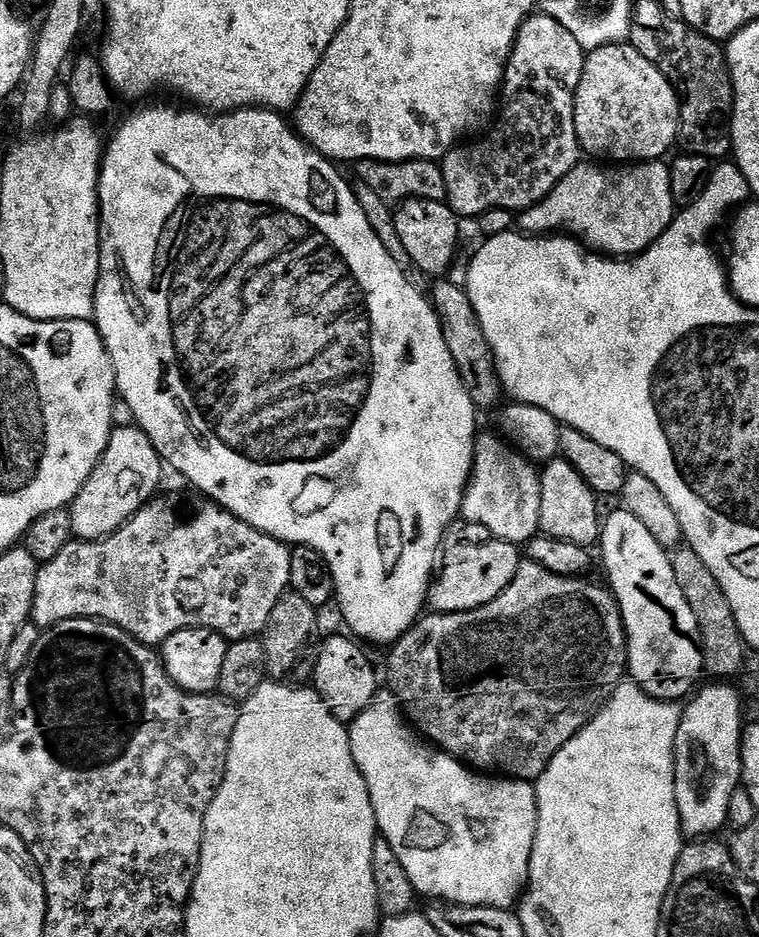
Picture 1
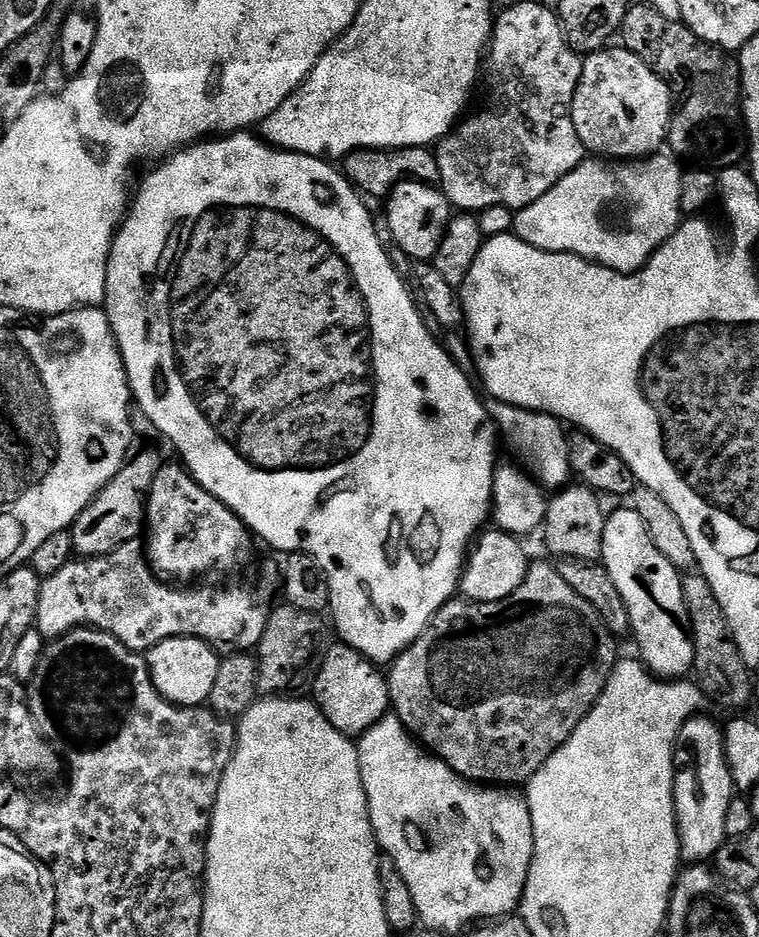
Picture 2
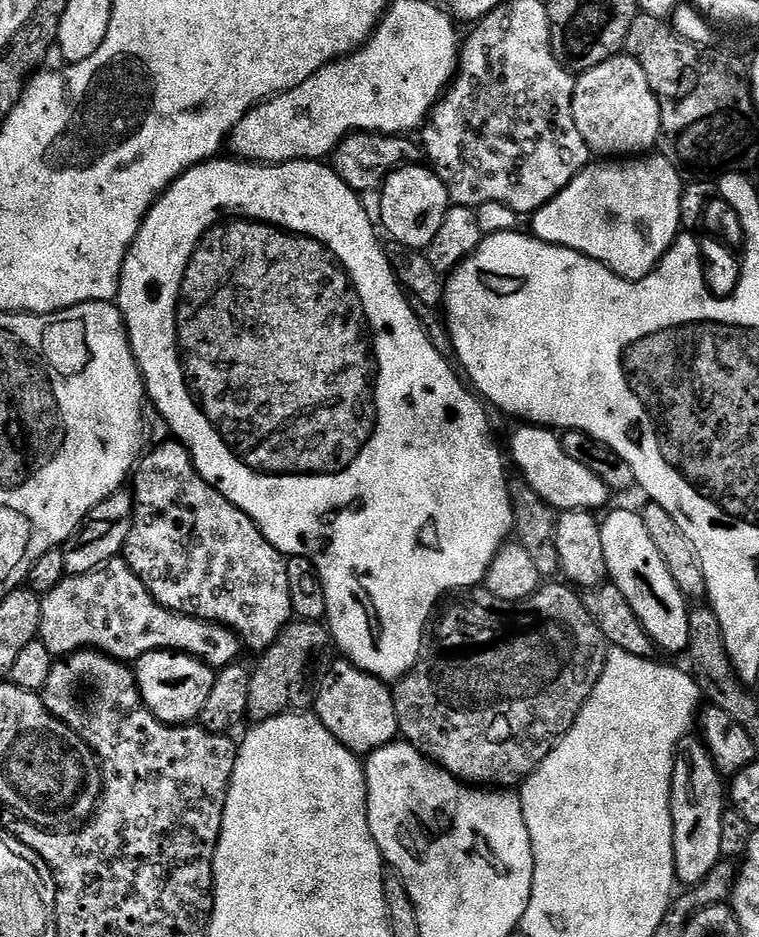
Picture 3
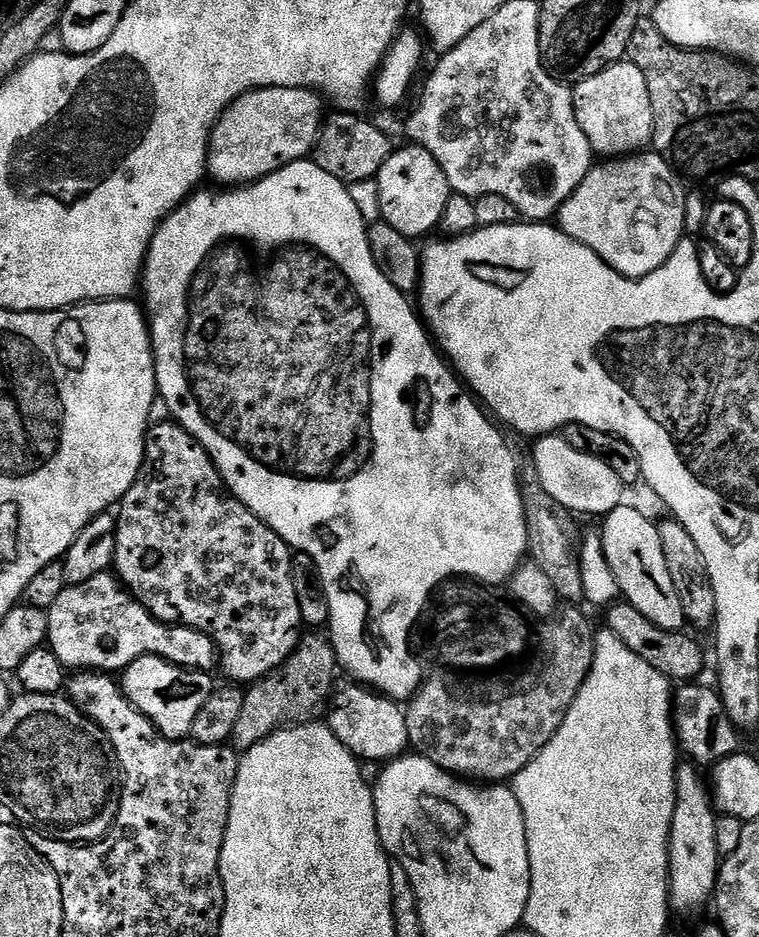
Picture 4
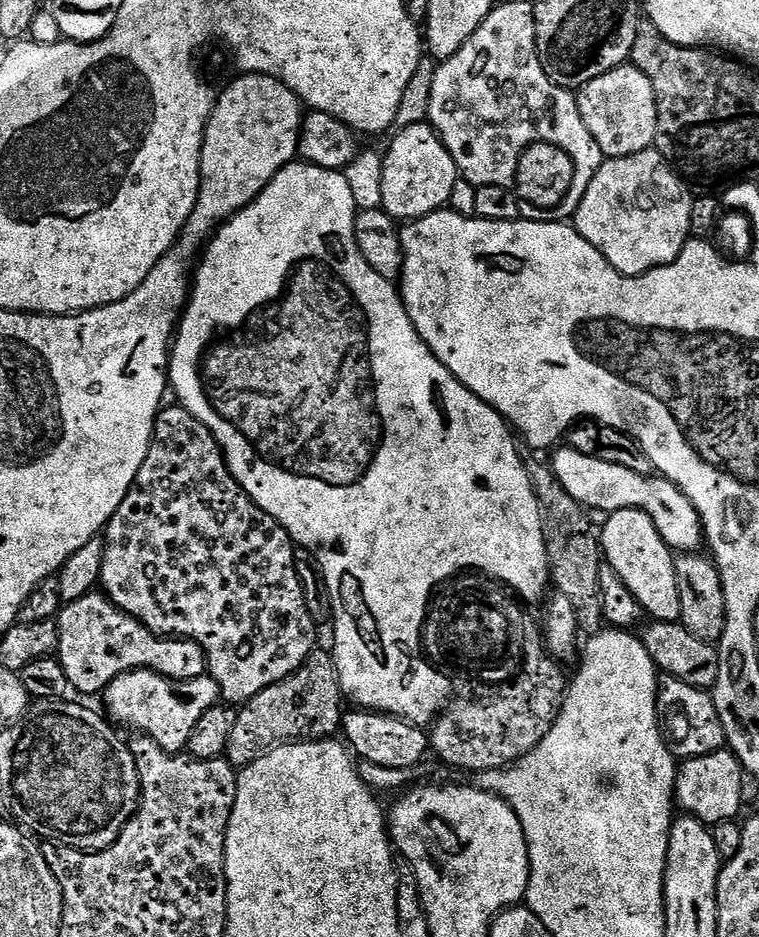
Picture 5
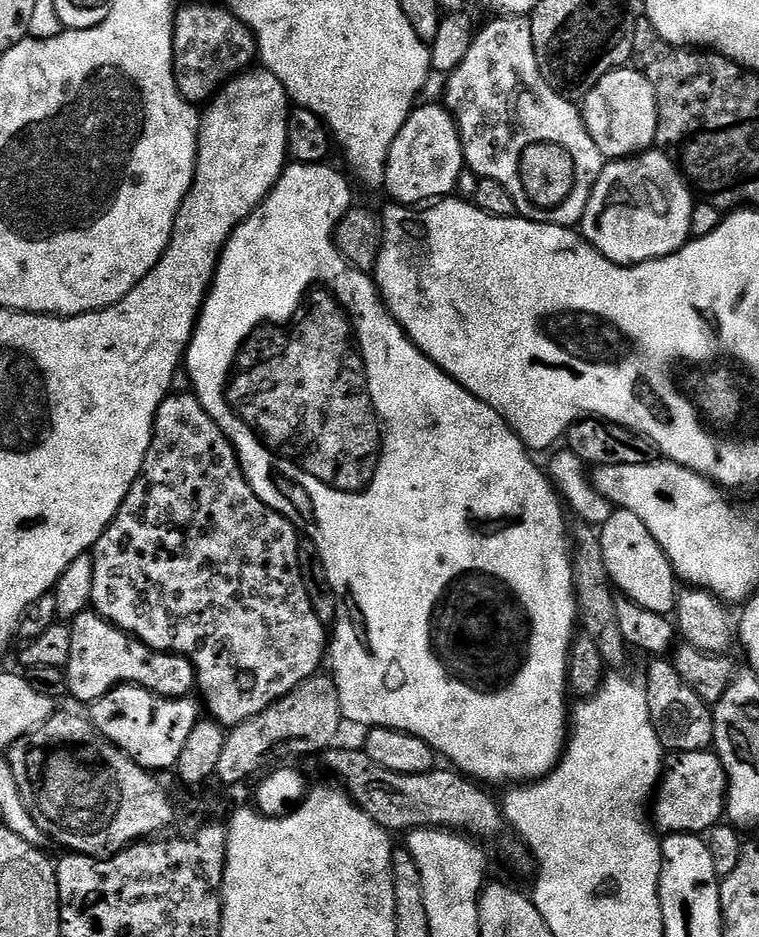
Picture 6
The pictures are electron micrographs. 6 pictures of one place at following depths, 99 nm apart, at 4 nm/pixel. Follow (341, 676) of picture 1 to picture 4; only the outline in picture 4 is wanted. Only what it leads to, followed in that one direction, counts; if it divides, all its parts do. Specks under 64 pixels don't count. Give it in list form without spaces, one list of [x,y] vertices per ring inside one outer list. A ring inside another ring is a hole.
[[[352,678],[337,679],[326,713],[328,728],[361,761],[391,762],[409,751],[408,727],[404,708],[385,696]]]

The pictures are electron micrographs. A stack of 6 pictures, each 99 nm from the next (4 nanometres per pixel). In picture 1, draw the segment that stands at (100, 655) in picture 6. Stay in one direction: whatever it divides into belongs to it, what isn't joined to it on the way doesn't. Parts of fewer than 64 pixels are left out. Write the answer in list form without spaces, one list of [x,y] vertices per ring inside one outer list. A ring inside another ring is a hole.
[[[200,498],[200,501],[193,506],[192,512],[187,512],[176,500],[160,499],[149,500],[142,506],[142,510],[138,510],[138,514],[134,514],[134,518],[126,521],[114,534],[110,534],[101,540],[73,538],[69,544],[62,546],[58,558],[43,561],[40,564],[40,573],[34,586],[31,623],[36,624],[43,630],[67,620],[105,620],[107,624],[113,624],[122,630],[126,630],[126,634],[130,634],[138,642],[149,646],[163,645],[164,641],[169,640],[174,634],[178,634],[178,630],[186,630],[187,628],[209,628],[218,634],[222,634],[225,640],[229,642],[259,637],[270,622],[270,614],[274,614],[274,606],[278,606],[280,599],[289,591],[292,548],[282,543],[278,538],[242,522],[242,518],[238,518],[233,512],[227,512],[219,504],[213,504],[207,499]]]

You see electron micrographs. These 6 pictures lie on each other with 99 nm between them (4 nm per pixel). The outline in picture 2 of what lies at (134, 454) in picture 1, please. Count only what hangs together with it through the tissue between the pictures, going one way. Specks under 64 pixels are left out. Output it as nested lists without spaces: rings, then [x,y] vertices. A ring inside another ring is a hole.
[[[138,452],[120,467],[118,474],[72,523],[72,551],[77,557],[105,556],[126,542],[141,539],[146,528],[148,495],[162,459],[156,452]]]

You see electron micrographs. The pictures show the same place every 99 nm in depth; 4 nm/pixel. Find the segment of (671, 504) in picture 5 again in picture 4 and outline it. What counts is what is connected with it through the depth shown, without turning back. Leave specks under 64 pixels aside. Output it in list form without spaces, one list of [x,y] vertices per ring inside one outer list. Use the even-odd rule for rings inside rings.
[[[560,434],[541,436],[535,444],[530,462],[536,468],[540,487],[552,499],[553,505],[597,518],[603,518],[621,507],[623,500],[620,499],[626,492],[626,485],[618,478],[618,474],[614,474],[614,470],[610,470],[610,466],[606,466],[606,462],[598,462],[598,458],[590,458],[590,454],[574,450],[574,446],[567,444]]]

